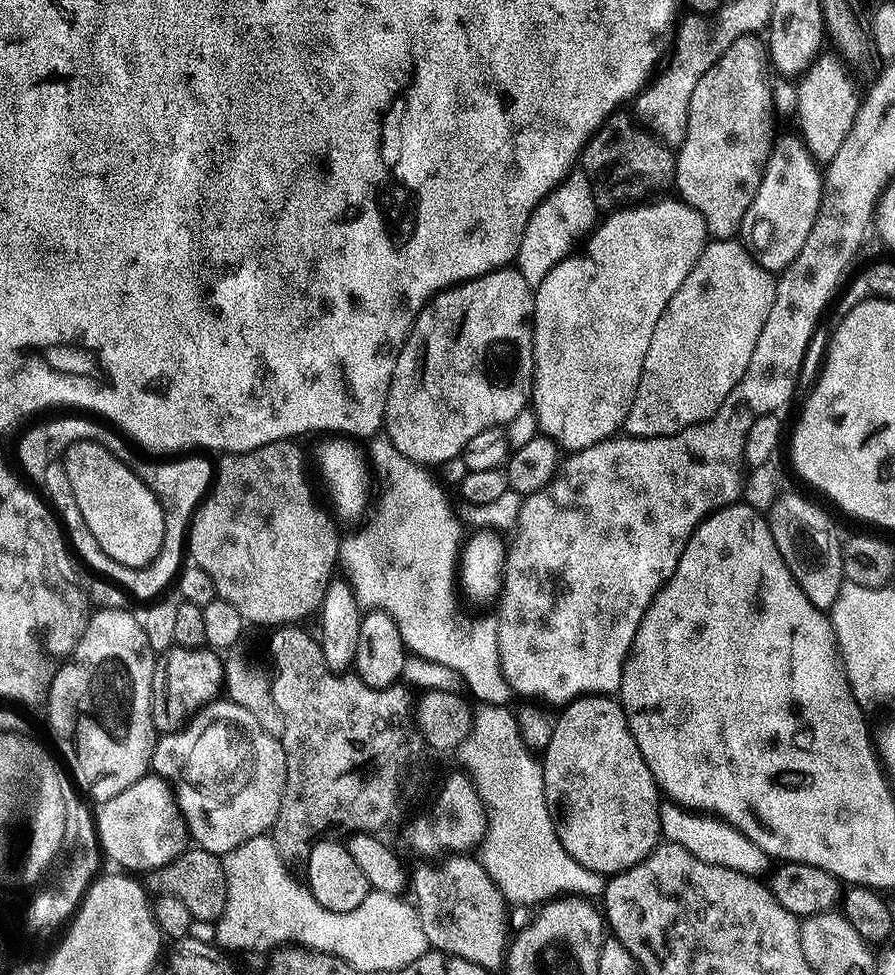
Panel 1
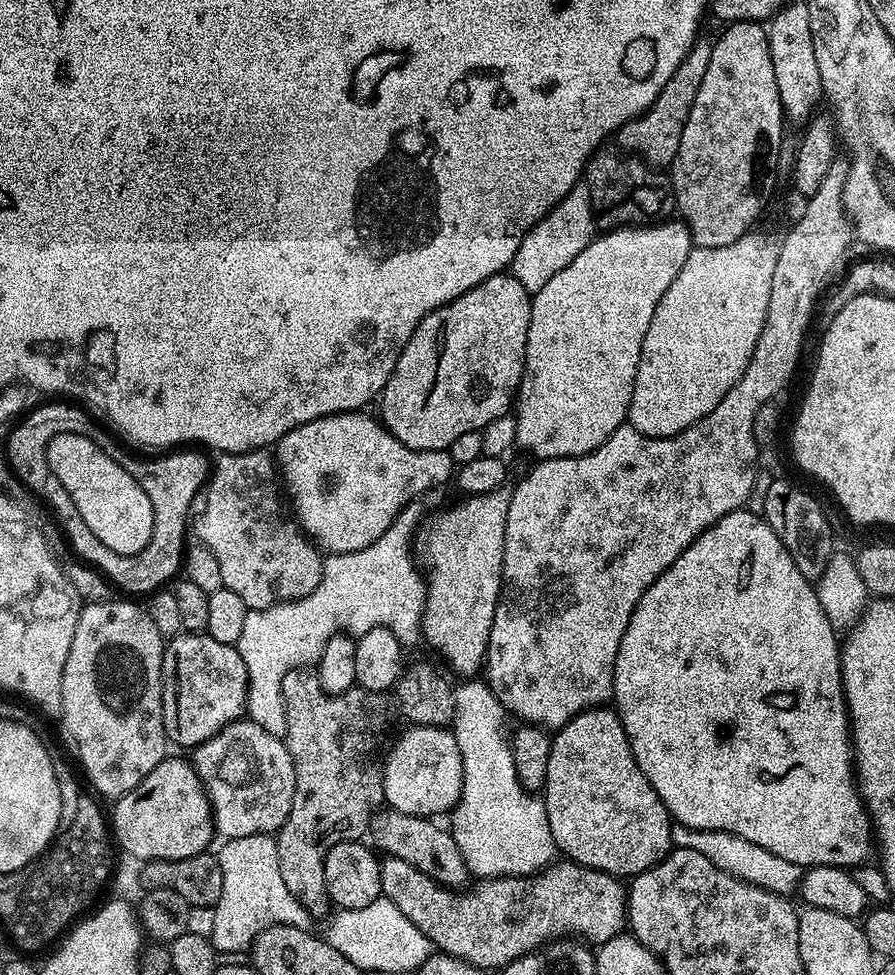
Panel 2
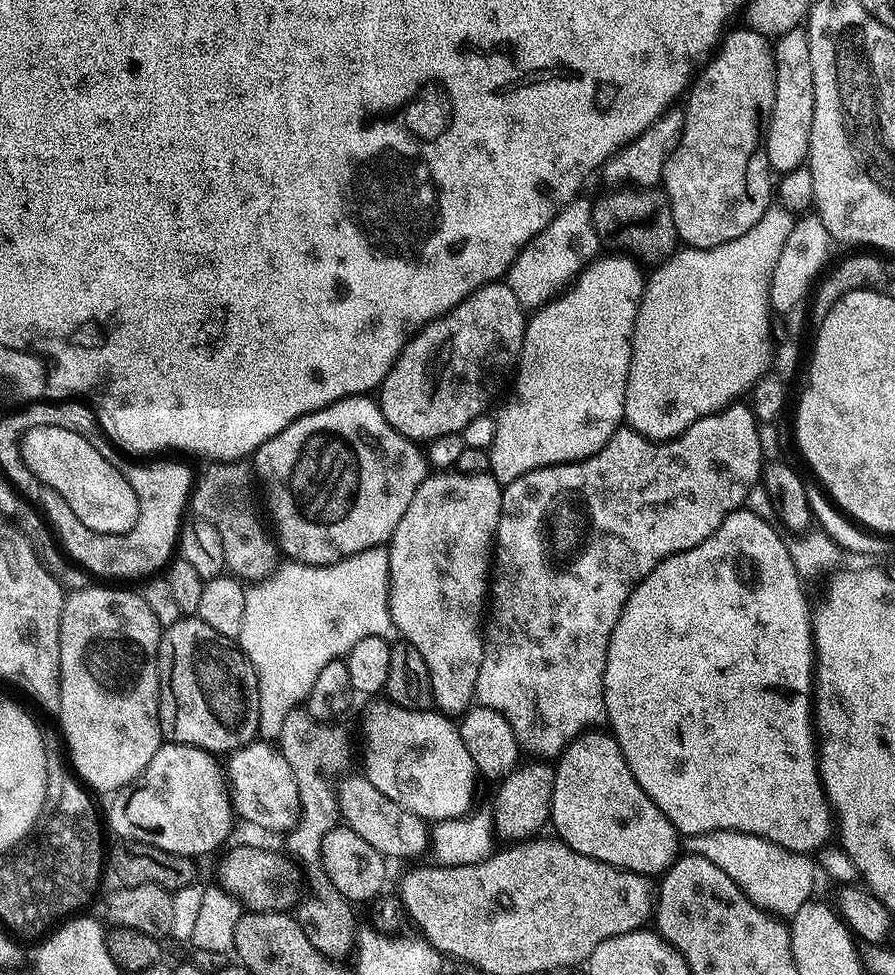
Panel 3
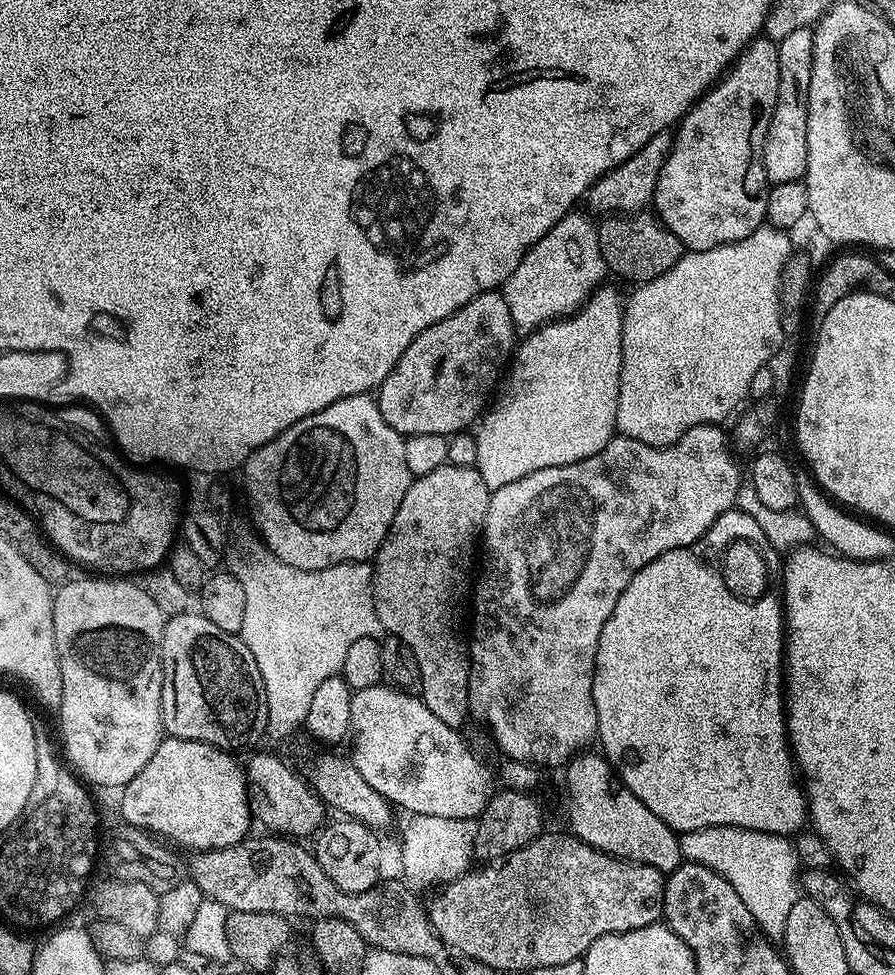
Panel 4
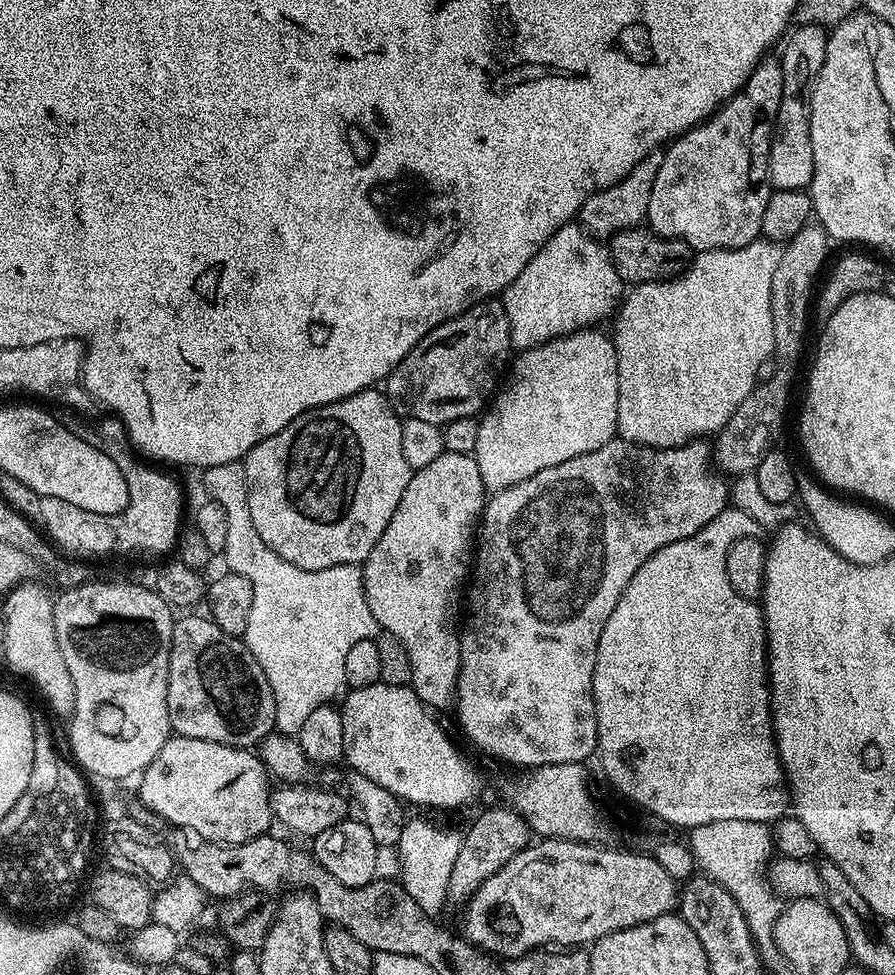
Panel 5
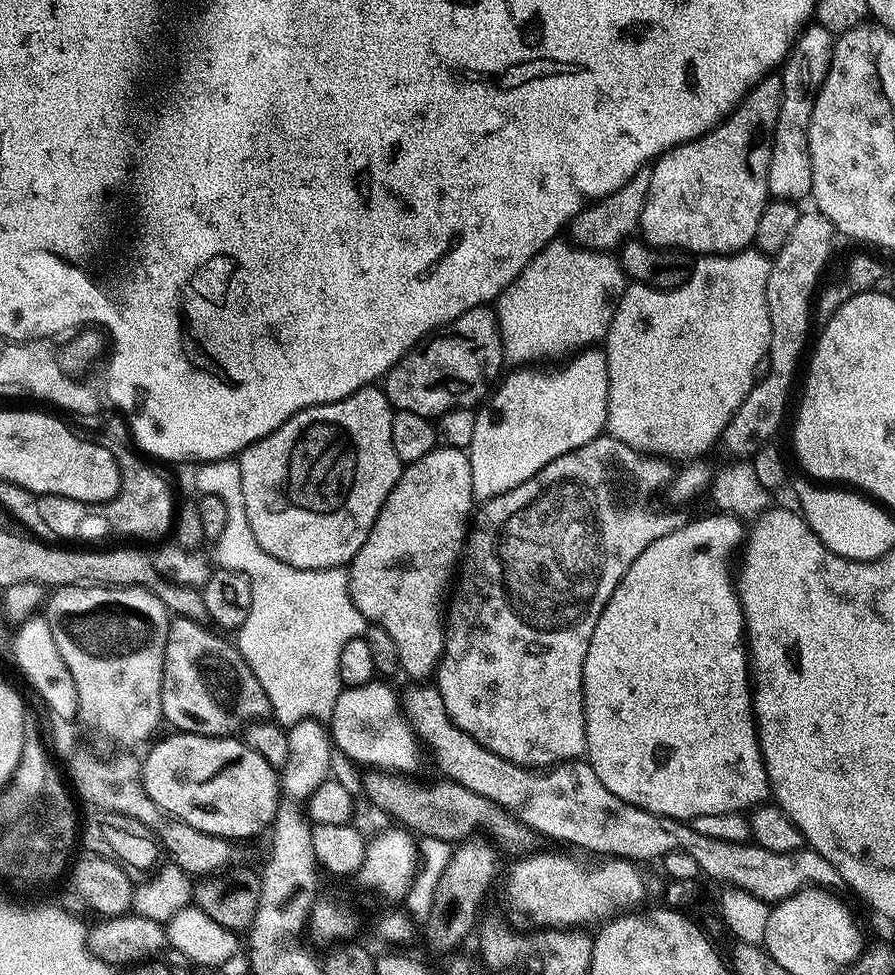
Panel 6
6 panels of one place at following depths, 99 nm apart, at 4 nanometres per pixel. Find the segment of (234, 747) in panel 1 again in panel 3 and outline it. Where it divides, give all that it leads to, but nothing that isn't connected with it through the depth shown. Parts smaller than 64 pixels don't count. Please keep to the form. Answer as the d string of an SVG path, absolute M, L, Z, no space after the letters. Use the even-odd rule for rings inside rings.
M268 742L243 744L241 748L234 749L227 760L226 783L235 815L239 819L241 816L248 824L257 824L272 832L284 834L291 830L300 817L298 782L279 747Z

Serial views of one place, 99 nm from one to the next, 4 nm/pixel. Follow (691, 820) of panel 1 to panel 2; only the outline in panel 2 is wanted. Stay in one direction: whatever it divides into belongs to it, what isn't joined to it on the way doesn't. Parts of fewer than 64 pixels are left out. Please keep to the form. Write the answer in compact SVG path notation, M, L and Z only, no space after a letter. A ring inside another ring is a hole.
M683 826L673 827L672 843L678 848L689 848L698 850L698 854L703 854L705 858L710 858L718 870L726 870L739 880L750 882L759 888L770 890L779 896L791 897L800 887L802 869L794 862L786 862L786 858L778 858L778 854L770 854L770 850L762 850L754 842L746 842L738 834L729 832L698 832Z

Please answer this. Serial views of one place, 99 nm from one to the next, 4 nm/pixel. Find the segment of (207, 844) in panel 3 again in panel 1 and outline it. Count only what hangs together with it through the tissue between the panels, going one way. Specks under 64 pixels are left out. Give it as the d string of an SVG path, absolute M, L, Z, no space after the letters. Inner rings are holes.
M143 776L134 782L134 786L122 790L122 794L103 801L95 809L94 817L94 832L103 854L121 864L124 867L121 869L133 873L147 874L154 868L166 866L183 854L190 844L190 831L180 811L178 796L173 785L163 776Z

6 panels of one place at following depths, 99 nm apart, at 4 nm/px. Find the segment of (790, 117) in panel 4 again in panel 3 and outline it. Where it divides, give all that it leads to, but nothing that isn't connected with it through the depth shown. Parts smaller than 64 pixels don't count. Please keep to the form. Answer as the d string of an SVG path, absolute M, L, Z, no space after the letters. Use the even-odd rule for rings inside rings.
M803 27L778 37L774 44L776 81L774 110L768 123L768 166L773 173L783 174L805 167L810 146L810 130L814 122L814 66L810 66L810 42Z

